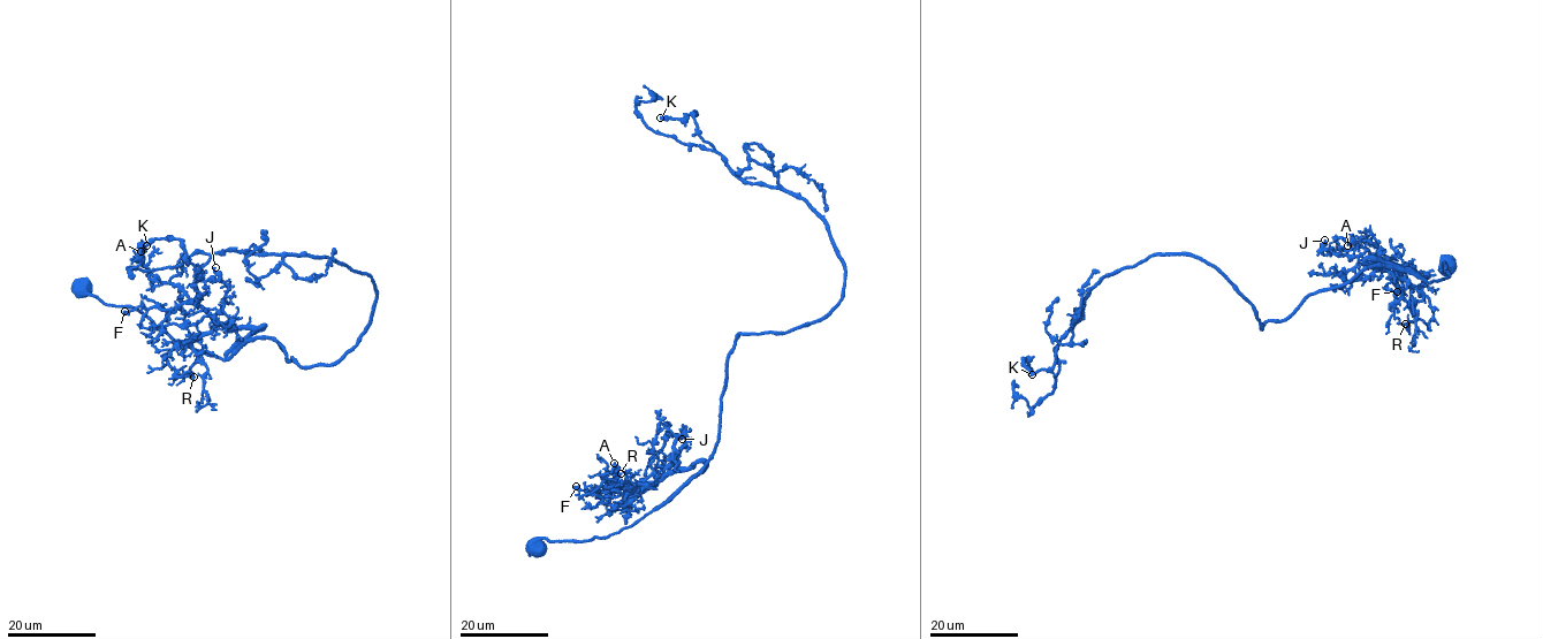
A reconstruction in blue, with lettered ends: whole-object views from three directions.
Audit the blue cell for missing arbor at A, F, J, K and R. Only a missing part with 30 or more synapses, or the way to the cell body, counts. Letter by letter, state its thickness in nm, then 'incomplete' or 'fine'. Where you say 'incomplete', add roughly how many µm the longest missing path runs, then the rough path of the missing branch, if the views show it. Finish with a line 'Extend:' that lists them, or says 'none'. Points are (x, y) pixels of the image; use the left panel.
A: 130 nm | fine
F: 110 nm | fine
J: 120 nm | fine
K: 320 nm | fine
R: 130 nm | fine
Extend: none

